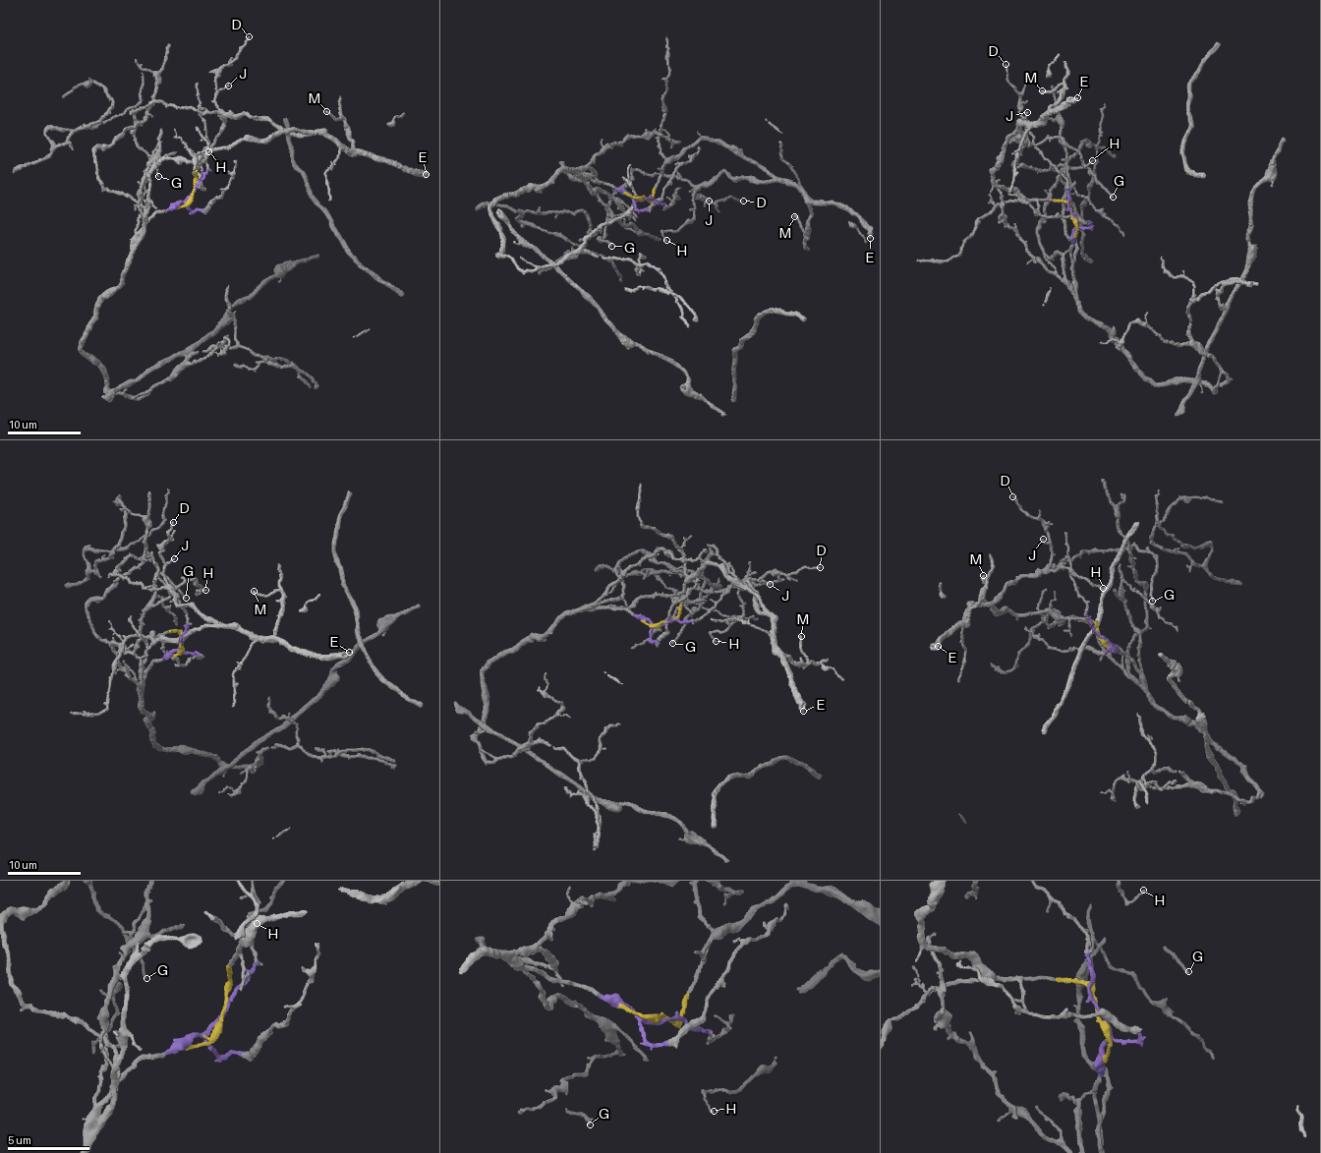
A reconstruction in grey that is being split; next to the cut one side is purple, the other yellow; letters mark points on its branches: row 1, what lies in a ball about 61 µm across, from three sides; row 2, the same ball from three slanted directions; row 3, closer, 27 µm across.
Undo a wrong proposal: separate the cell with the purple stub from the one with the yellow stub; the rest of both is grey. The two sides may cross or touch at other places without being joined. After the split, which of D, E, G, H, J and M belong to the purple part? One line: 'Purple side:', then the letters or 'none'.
Purple side: none

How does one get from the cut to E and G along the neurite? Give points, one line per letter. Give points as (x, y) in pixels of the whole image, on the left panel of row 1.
E: (191, 195), (199, 162), (213, 150), (296, 129), (318, 133), (356, 150), (389, 159), (427, 175)
G: (191, 195), (199, 162), (213, 150), (306, 133), (152, 100), (133, 112), (138, 144), (158, 176)

